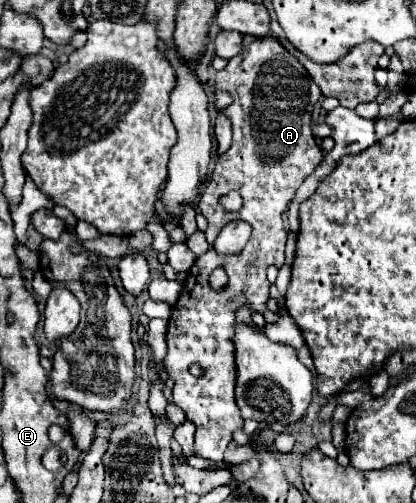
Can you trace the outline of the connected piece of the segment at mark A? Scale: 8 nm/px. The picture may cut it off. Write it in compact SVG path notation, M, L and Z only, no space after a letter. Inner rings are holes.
M268 34L264 40L242 36L240 54L230 58L228 66L216 74L216 90L232 96L232 104L222 112L232 122L234 142L218 156L212 178L206 182L198 198L200 212L208 220L206 240L210 242L210 250L188 270L182 294L172 308L166 334L168 354L164 358L164 372L174 380L174 404L180 406L186 412L186 418L196 424L194 454L220 462L232 442L232 434L244 428L244 420L234 400L234 314L246 304L258 312L266 310L270 286L266 268L284 264L288 232L282 214L288 210L296 188L300 188L300 184L320 166L324 150L316 144L310 124L310 114L314 104L322 98L322 92L308 76L306 68L274 36ZM230 190L240 192L244 200L238 212L226 212L218 204L220 194L228 194ZM232 220L248 222L252 226L252 236L240 254L222 260L212 244L222 226ZM220 264L226 264L228 284L222 290L214 290L208 276ZM192 364L200 366L202 376L190 374Z

